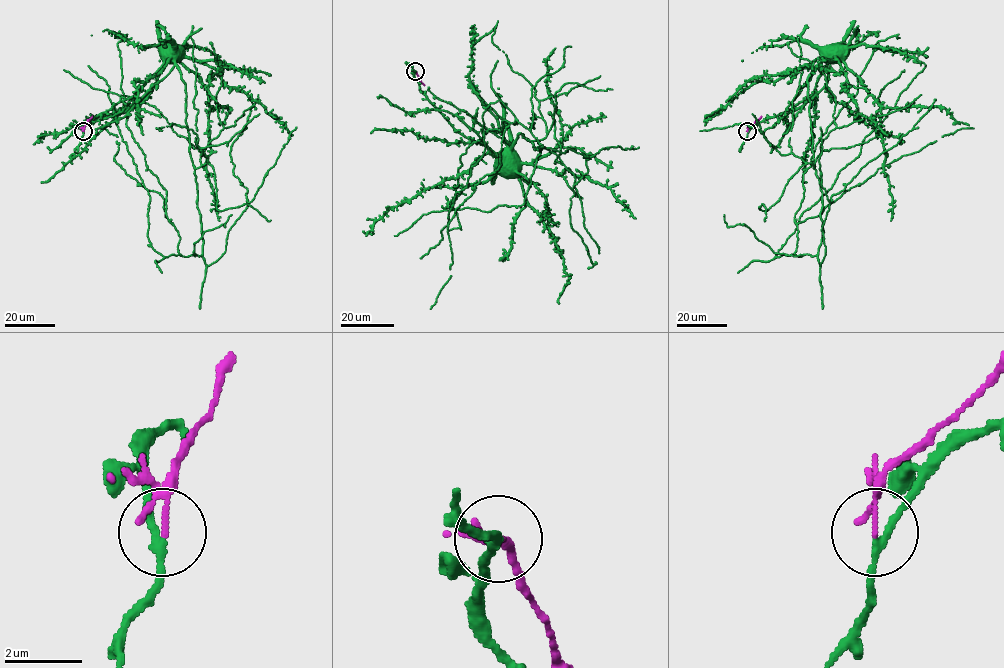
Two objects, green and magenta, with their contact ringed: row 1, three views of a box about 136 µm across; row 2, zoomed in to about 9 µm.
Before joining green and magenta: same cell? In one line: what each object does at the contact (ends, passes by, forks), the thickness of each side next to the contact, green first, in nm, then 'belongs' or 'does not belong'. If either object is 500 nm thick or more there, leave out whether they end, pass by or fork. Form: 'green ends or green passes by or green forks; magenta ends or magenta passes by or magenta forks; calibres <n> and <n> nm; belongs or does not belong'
green passes by; magenta passes by; calibres 190 and 80 nm; does not belong

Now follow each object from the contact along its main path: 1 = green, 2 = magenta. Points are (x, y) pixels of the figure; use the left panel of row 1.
1: (83, 132), (82, 126), (89, 119), (137, 93), (168, 56)
2: (83, 131), (92, 116)

